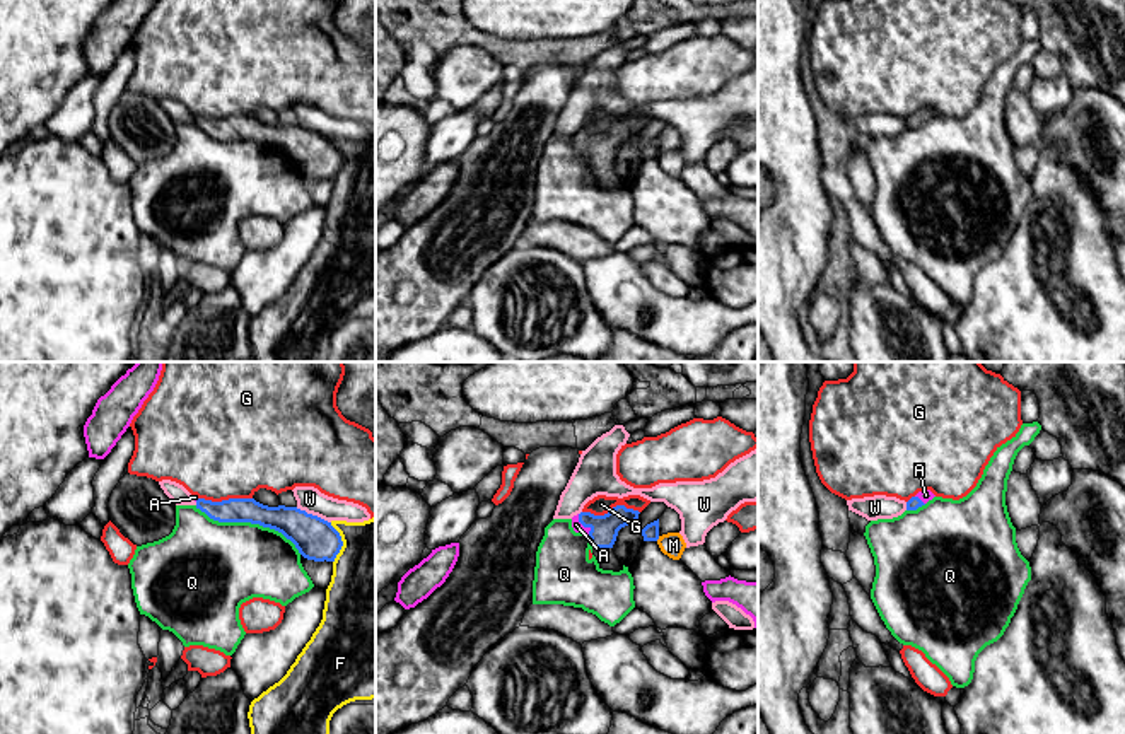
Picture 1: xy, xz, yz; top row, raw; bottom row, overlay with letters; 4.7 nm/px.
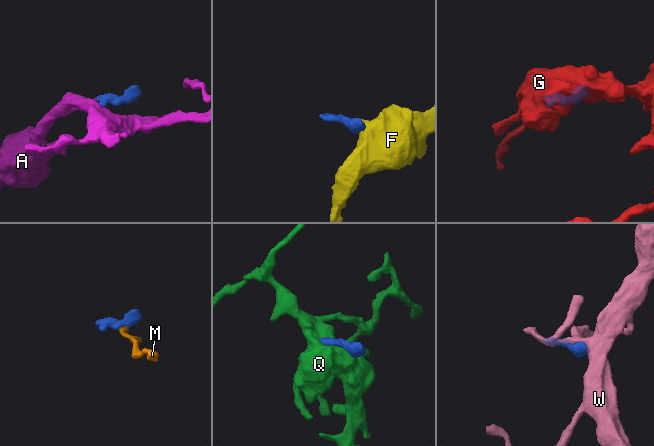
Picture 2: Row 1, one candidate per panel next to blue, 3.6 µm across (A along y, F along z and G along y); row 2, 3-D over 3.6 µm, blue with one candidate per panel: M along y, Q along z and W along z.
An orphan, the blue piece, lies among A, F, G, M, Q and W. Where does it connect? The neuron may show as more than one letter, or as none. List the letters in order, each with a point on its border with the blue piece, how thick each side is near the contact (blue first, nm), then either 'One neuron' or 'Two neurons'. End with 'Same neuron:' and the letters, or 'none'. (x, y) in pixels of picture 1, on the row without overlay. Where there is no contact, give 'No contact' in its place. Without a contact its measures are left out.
A: Touches blue at xz (582, 142). Thickness 130 nm (blue) against 50 nm. One neuron
F: Touches blue at xy (342, 161). Thickness 200 nm (blue) against 420 nm. Two neurons
G: Touches blue at xz (612, 127). Thickness 130 nm (blue) against 90 nm. Two neurons
M: Touches blue at xz (658, 156). Thickness 80 nm (blue) against 120 nm. Two neurons
Q: Touches blue at xy (250, 139). Thickness 160 nm (blue) against 400 nm. Two neurons
W: Touches blue at xy (311, 132). Thickness 200 nm (blue) against 120 nm. Two neurons
Same neuron: A

